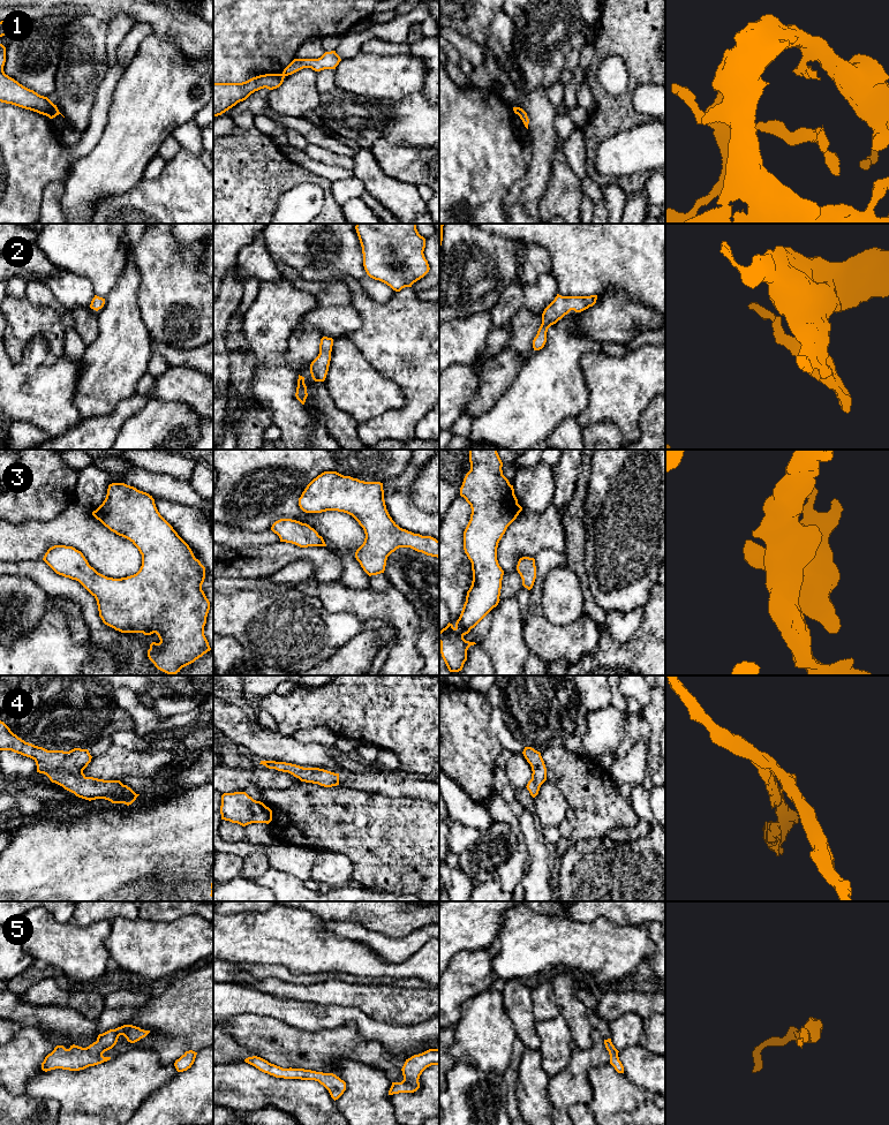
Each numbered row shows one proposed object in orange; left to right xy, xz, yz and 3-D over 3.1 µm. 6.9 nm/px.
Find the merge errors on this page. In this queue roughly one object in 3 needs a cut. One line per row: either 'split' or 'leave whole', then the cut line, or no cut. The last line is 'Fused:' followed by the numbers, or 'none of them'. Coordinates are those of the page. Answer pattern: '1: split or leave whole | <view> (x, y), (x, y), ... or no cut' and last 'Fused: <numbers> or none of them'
1: split | xz (281, 74), (284, 76)
2: leave whole | no cut
3: leave whole | no cut
4: leave whole | no cut
5: leave whole | no cut
Fused: 1

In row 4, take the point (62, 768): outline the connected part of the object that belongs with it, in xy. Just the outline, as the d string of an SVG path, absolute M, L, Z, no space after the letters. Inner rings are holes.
M0 720L0 750L12 750L36 762L37 772L46 775L52 783L62 786L85 800L105 799L112 803L131 805L140 794L120 780L104 780L86 777L83 770L91 762L88 749L69 752L47 750L25 742Z

